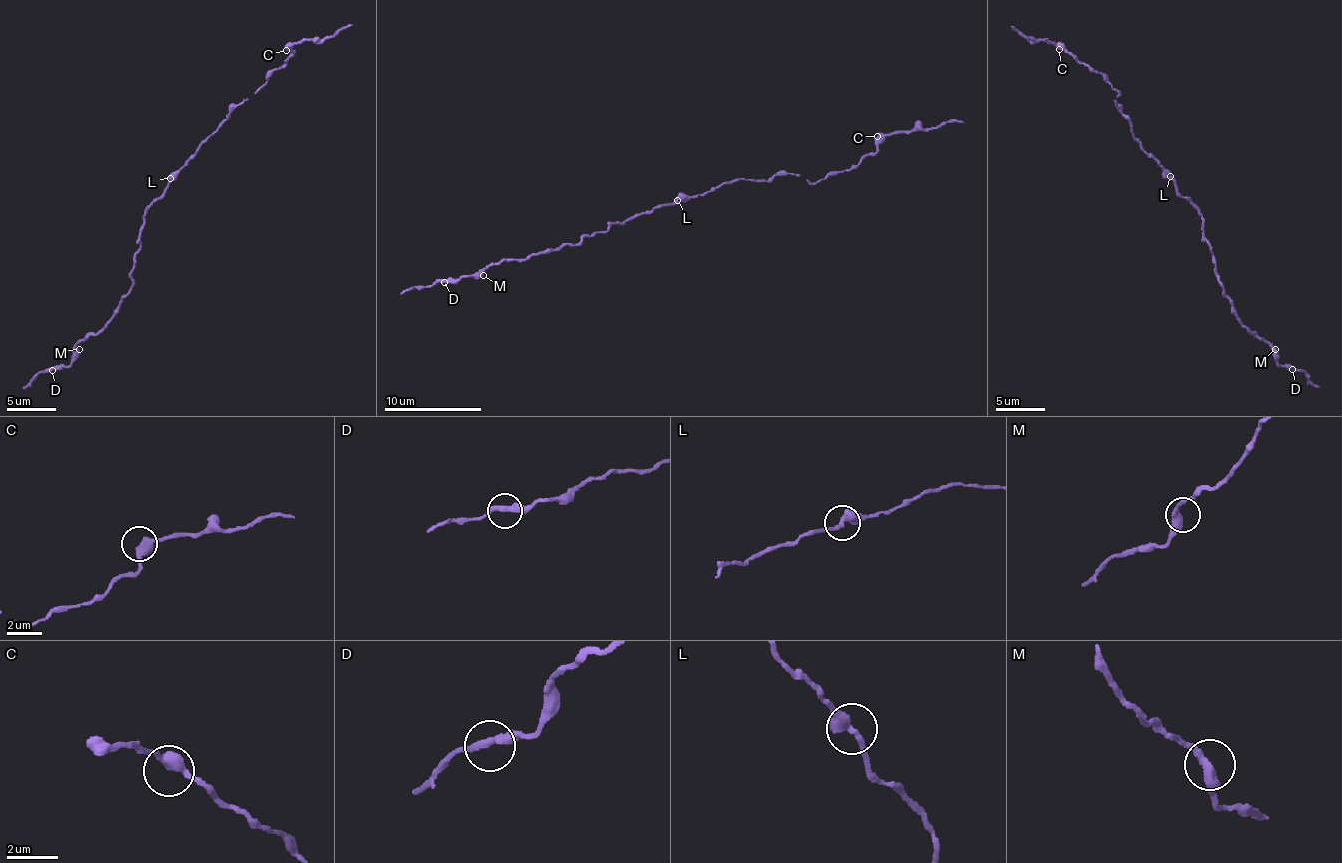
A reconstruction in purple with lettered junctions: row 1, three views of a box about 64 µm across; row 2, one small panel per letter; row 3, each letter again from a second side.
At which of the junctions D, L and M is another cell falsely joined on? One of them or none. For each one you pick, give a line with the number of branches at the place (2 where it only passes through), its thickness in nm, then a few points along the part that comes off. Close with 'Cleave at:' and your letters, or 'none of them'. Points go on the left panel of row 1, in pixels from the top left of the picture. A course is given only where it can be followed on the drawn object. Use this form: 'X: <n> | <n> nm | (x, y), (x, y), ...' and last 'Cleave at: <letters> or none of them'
Cleave at: none of them

